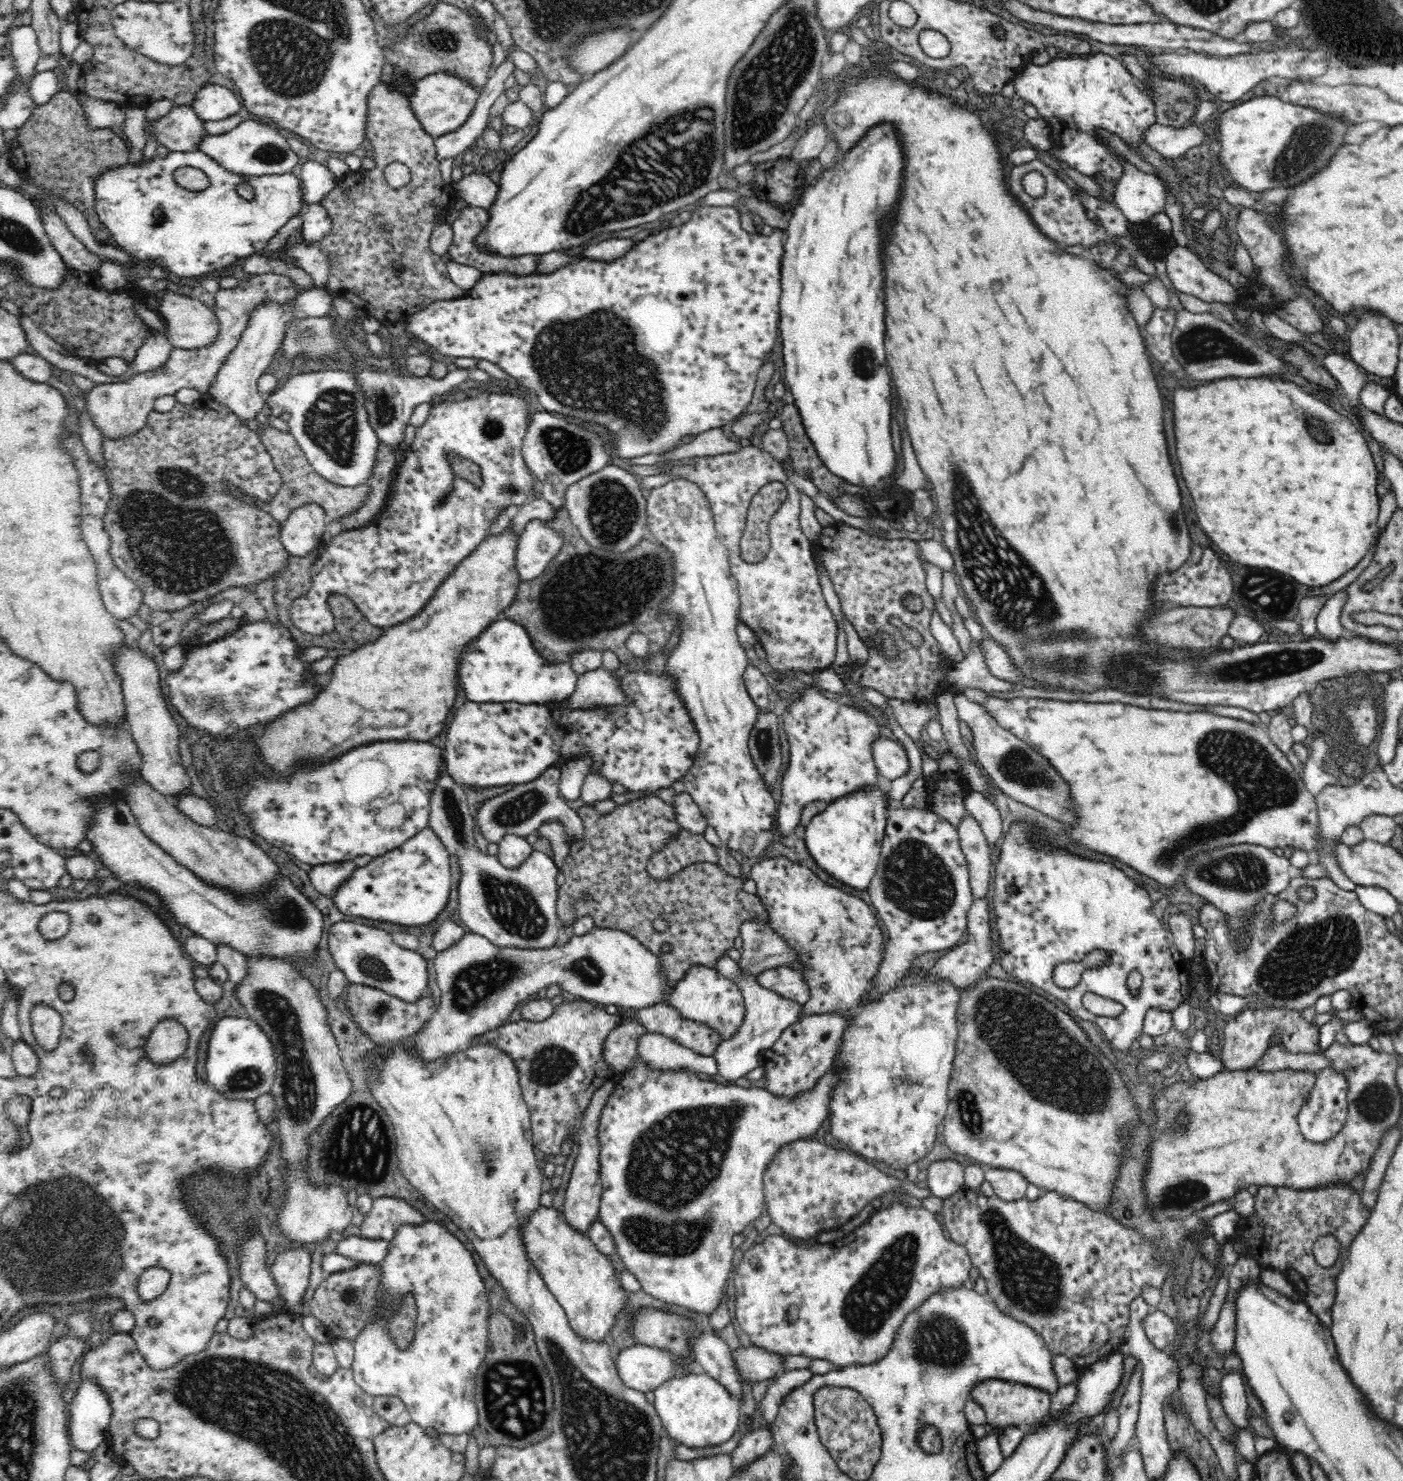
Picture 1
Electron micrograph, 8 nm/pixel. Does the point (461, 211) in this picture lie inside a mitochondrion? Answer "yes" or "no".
no

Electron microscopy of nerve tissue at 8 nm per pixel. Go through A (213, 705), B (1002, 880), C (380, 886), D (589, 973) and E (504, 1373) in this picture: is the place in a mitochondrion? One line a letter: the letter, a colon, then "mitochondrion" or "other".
A: mitochondrion
B: other
C: other
D: mitochondrion
E: mitochondrion

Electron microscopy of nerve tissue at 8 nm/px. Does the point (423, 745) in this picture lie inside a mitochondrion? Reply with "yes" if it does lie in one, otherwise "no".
no

